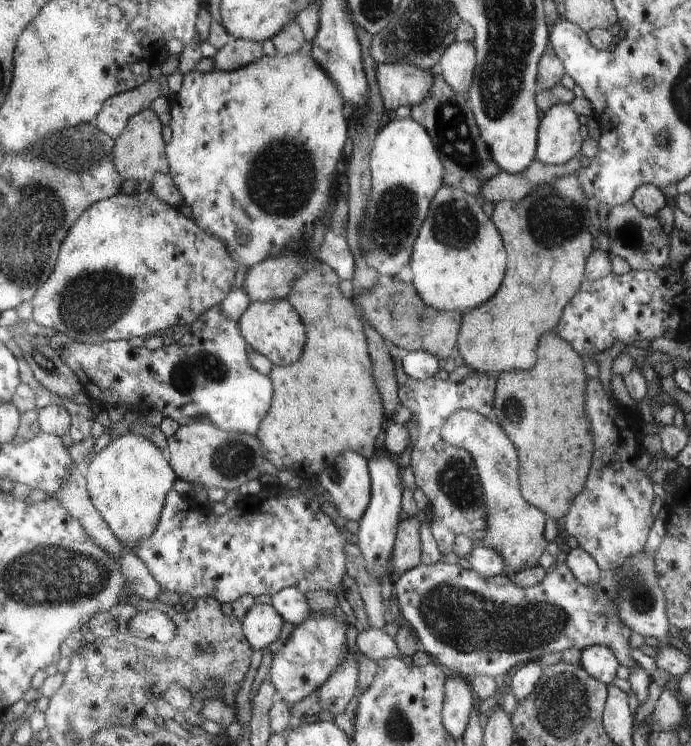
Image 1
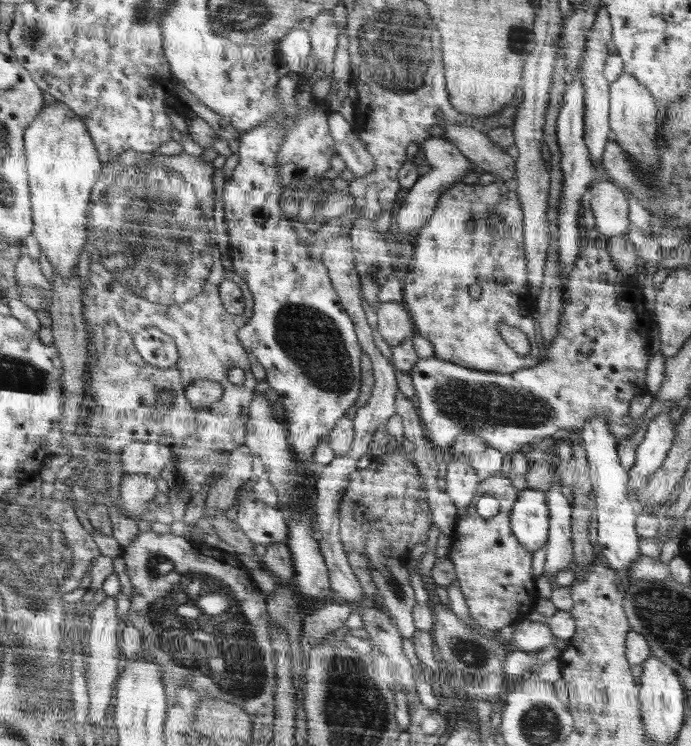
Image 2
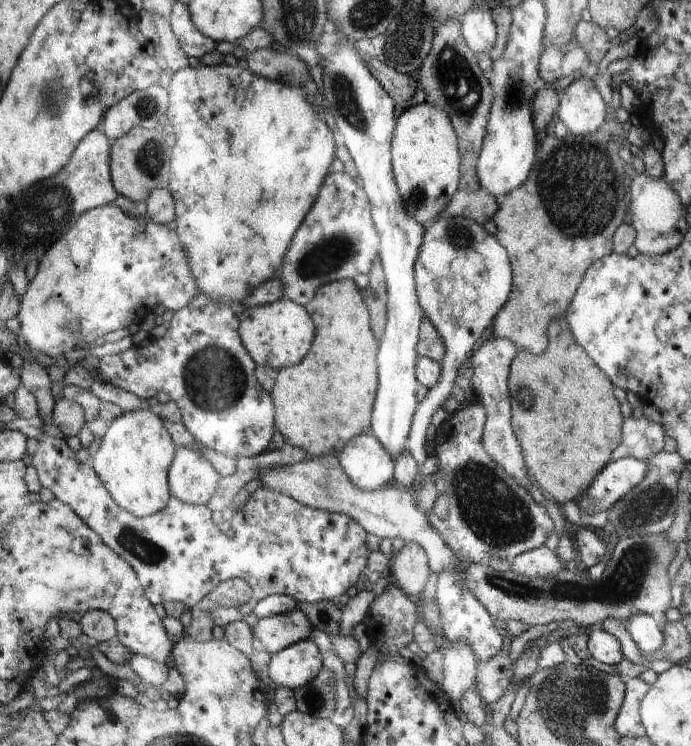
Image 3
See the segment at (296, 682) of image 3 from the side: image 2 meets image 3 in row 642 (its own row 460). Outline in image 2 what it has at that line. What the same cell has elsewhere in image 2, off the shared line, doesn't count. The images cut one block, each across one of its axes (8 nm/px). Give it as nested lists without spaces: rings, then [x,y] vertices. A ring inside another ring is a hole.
[[[272,119],[246,131],[239,138],[237,154],[240,161],[223,188],[224,218],[230,236],[230,254],[248,254],[232,256],[232,262],[234,272],[247,282],[254,302],[253,316],[238,330],[238,340],[247,354],[249,351],[262,365],[270,388],[278,392],[286,413],[285,426],[289,428],[290,444],[297,452],[302,471],[308,471],[316,478],[319,470],[314,463],[314,450],[337,426],[337,422],[346,416],[346,410],[354,406],[358,398],[362,347],[352,319],[332,286],[327,268],[321,262],[312,260],[309,247],[300,244],[296,232],[292,230],[292,222],[280,208],[282,182],[278,180],[277,156],[284,140],[285,132]]]

